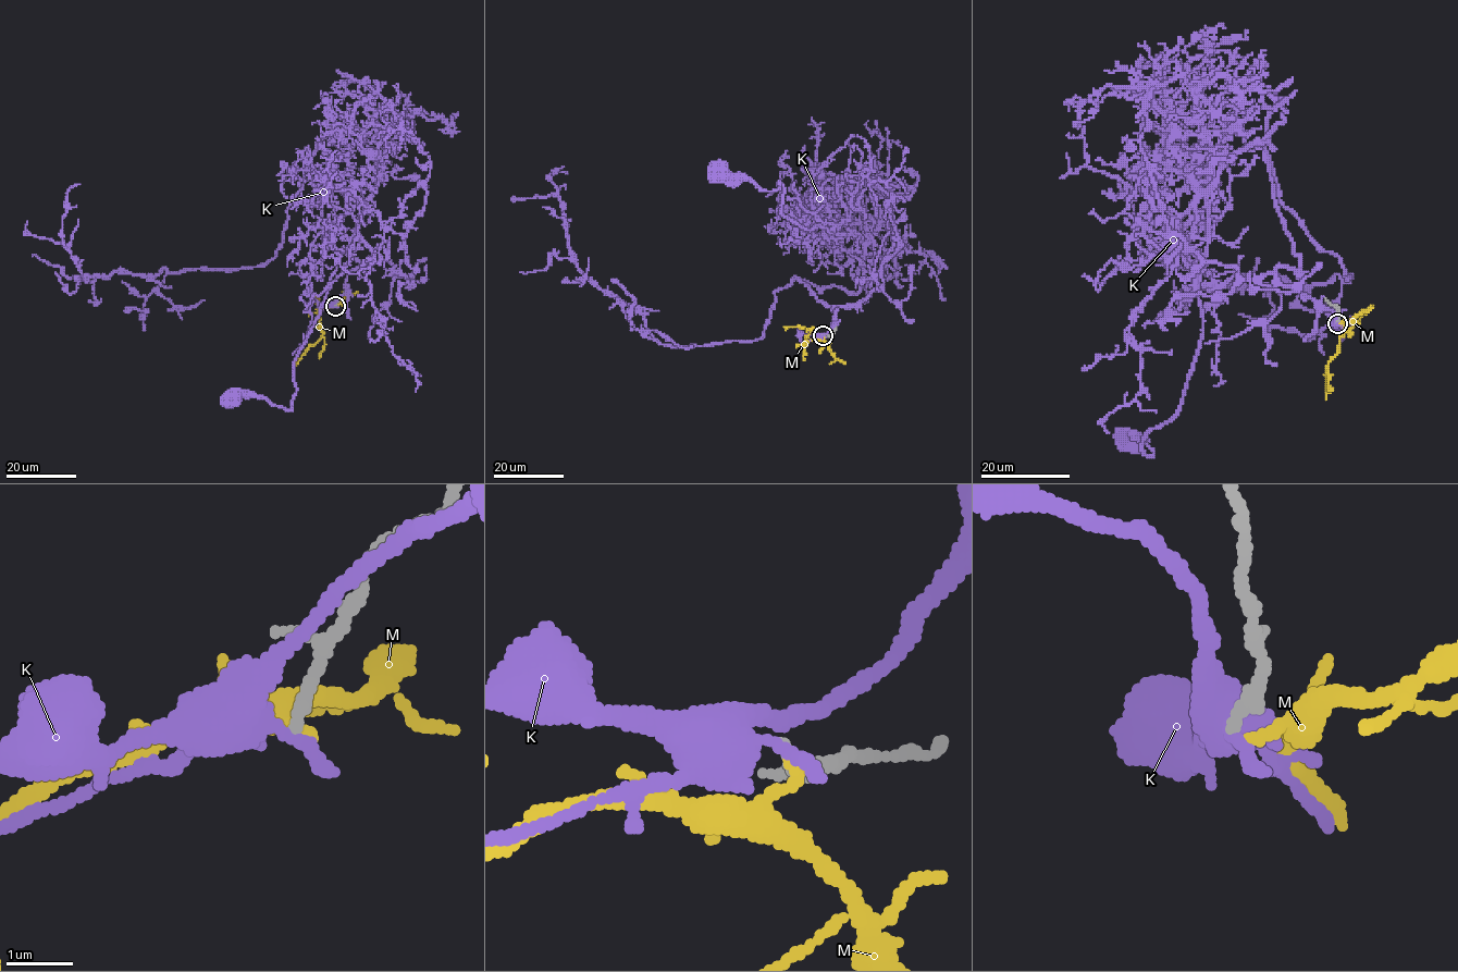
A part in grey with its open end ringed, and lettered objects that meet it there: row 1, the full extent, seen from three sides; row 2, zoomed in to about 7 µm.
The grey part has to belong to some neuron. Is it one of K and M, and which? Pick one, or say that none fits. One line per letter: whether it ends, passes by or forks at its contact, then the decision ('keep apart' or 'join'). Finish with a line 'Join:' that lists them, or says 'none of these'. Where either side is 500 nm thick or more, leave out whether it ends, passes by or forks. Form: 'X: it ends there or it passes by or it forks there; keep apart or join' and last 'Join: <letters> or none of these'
K: keep apart
M: it ends there; join
Join: M

